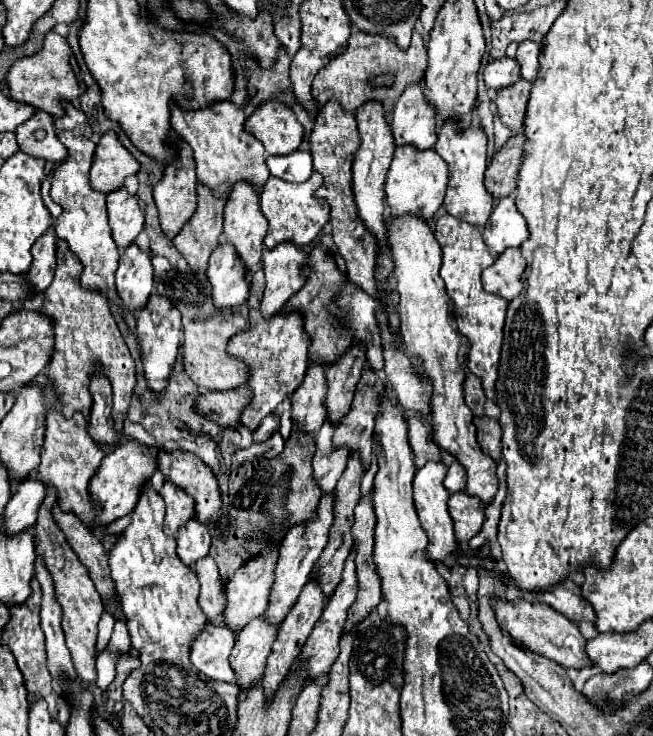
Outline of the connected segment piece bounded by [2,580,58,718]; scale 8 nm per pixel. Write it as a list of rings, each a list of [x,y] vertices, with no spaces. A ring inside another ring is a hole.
[[[32,580],[32,594],[24,604],[10,606],[10,622],[2,634],[2,644],[14,654],[16,664],[24,676],[24,684],[28,690],[28,698],[44,698],[48,702],[48,712],[56,718],[58,712],[58,696],[54,696],[54,688],[50,684],[50,674],[46,672],[46,652],[42,652],[42,628],[40,628],[40,584]]]

